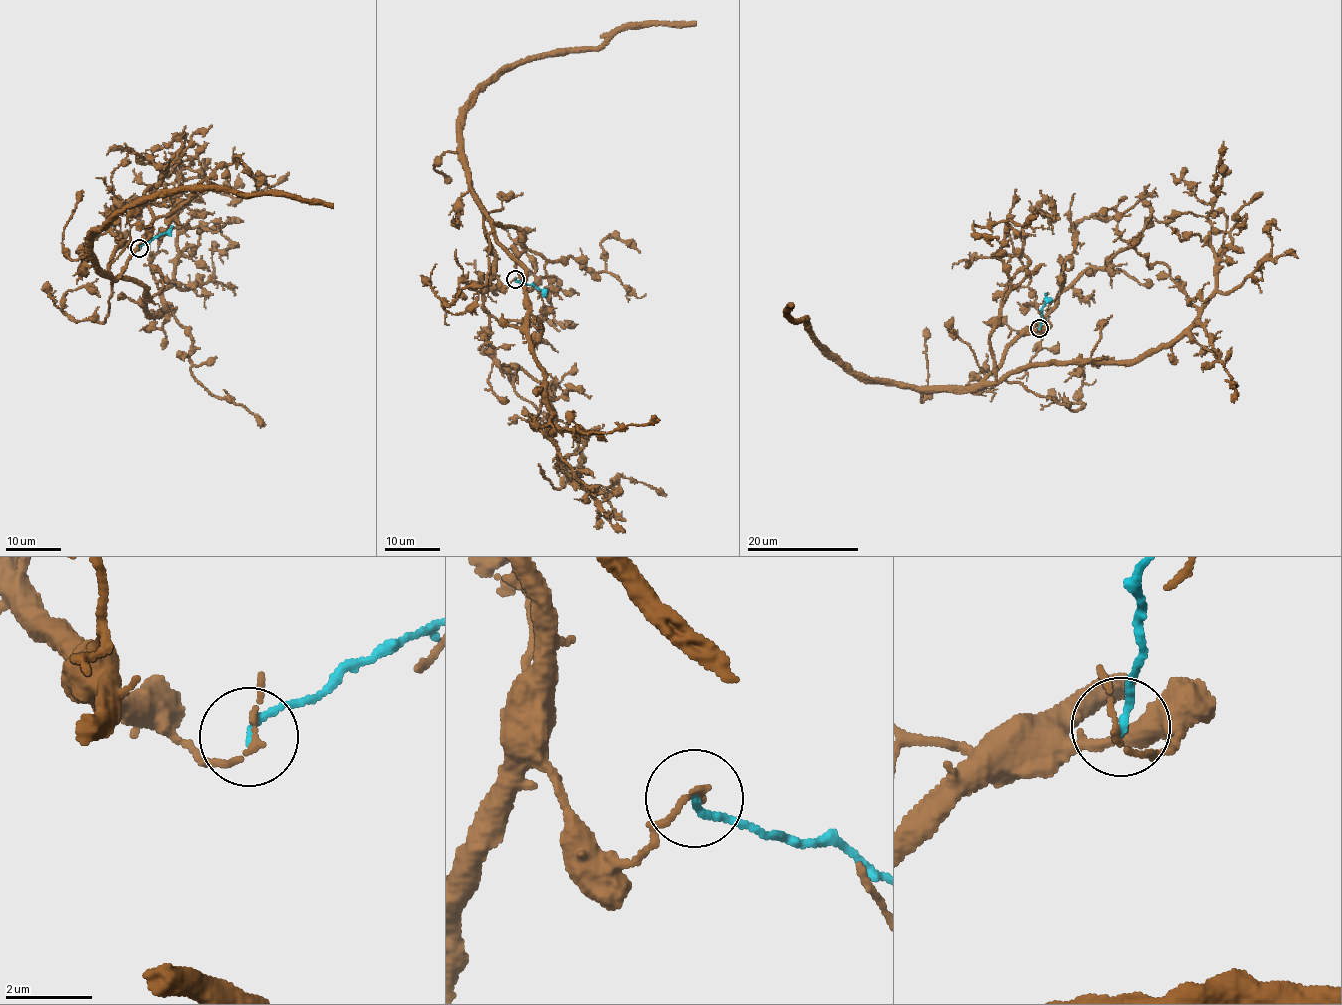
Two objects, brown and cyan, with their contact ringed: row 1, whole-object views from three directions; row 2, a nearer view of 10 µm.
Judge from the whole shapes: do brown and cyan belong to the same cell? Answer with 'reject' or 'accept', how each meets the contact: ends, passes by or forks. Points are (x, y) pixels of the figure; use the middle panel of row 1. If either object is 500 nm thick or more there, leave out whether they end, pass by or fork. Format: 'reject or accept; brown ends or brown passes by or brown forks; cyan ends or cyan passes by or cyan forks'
reject; brown passes by; cyan ends

